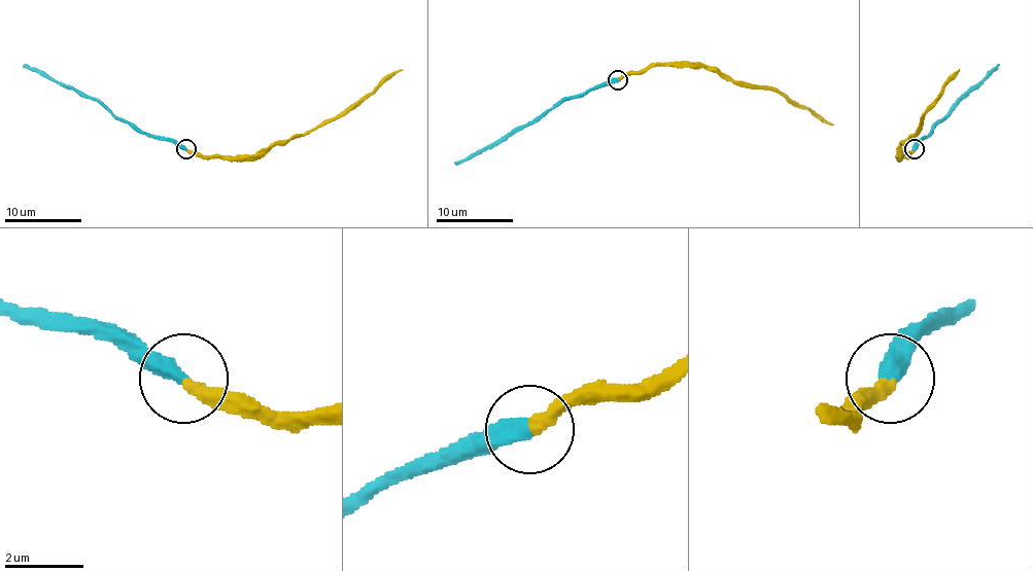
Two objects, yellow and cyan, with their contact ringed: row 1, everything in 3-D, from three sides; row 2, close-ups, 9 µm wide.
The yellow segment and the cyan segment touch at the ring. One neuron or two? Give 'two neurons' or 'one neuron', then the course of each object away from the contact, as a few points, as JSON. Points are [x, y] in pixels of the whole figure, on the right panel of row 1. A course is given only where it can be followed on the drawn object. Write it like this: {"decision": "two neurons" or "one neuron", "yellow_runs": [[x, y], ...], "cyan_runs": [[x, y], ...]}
{"decision": "one neuron", "yellow_runs": [[914, 148], [900, 158], [902, 145], [916, 133], [944, 83], [960, 68]], "cyan_runs": [[914, 148], [998, 65]]}

